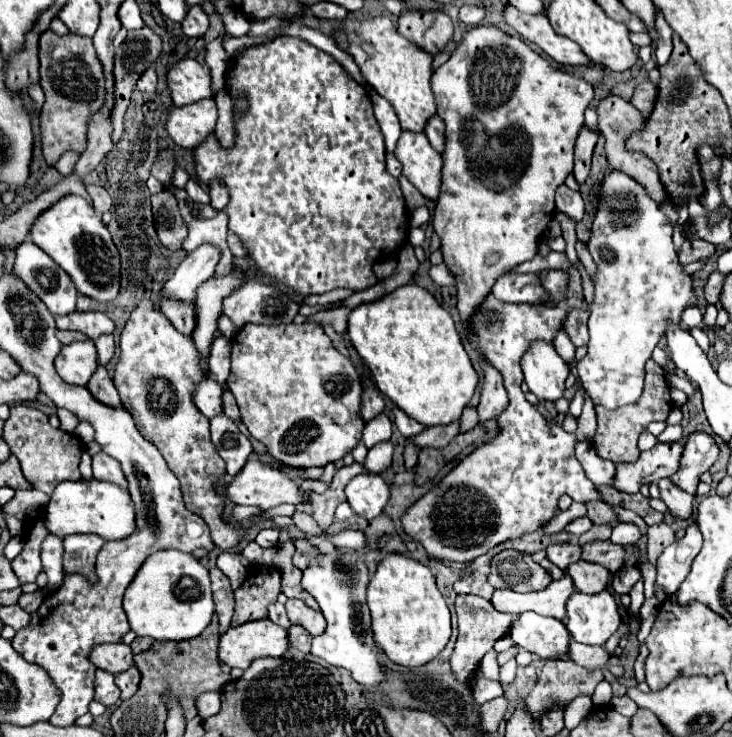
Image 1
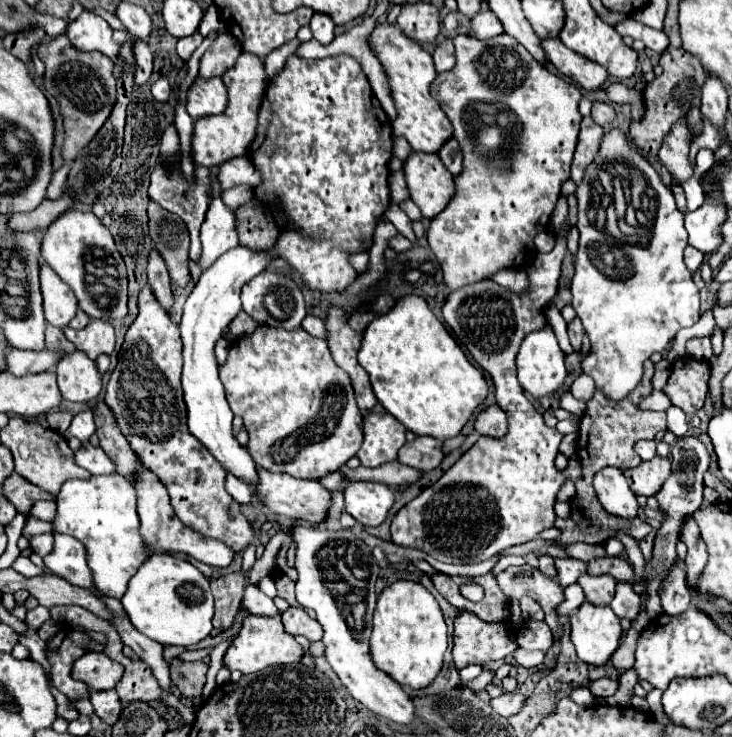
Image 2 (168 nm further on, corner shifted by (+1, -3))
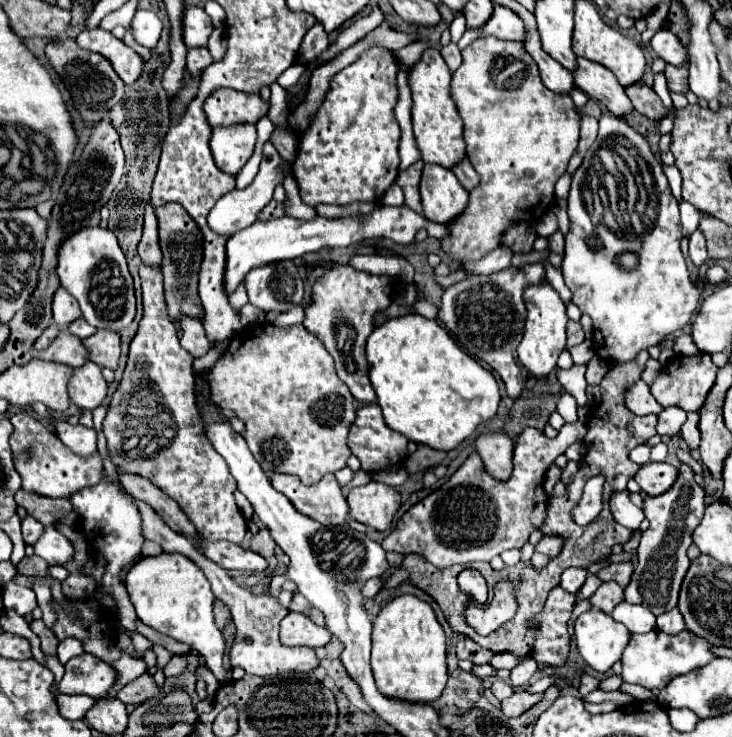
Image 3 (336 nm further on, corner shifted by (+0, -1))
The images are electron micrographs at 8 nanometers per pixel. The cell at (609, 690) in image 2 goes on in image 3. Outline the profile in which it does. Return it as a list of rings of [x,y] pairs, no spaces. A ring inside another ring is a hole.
[[[583,675],[581,677],[581,685],[579,685],[579,693],[581,695],[589,695],[595,689],[599,689],[599,679],[595,679],[591,675]]]

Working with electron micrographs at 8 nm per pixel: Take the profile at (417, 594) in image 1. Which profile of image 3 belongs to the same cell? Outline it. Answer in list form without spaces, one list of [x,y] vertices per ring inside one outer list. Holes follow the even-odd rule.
[[[415,595],[395,597],[373,621],[371,669],[379,691],[387,697],[421,703],[435,701],[447,683],[445,651],[445,633],[433,607]]]

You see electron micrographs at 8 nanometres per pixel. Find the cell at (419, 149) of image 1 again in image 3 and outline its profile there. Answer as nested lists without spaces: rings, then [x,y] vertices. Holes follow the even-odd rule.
[[[425,165],[419,191],[423,215],[435,223],[449,223],[467,207],[467,191],[461,187],[451,169]]]

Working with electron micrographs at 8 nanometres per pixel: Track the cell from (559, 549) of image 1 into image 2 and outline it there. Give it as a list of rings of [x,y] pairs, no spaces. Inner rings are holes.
[[[556,559],[556,571],[558,571],[558,583],[562,587],[568,587],[586,573],[586,563],[580,559]]]

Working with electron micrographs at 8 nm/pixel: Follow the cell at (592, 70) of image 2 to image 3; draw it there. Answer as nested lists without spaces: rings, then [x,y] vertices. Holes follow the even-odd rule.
[[[577,57],[577,67],[571,71],[571,75],[573,83],[583,93],[587,93],[591,99],[597,99],[613,115],[627,115],[633,109],[625,89],[607,67]]]

